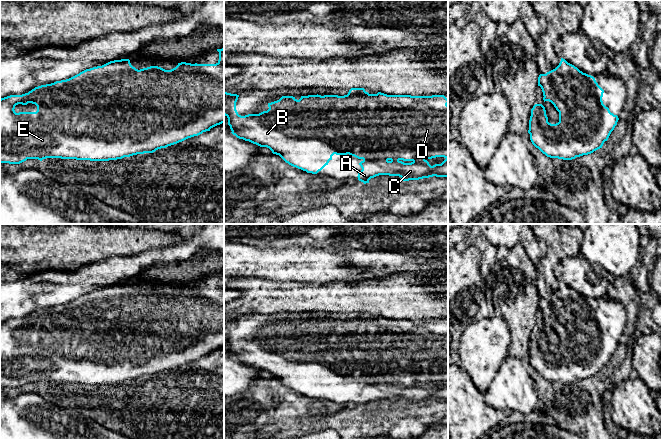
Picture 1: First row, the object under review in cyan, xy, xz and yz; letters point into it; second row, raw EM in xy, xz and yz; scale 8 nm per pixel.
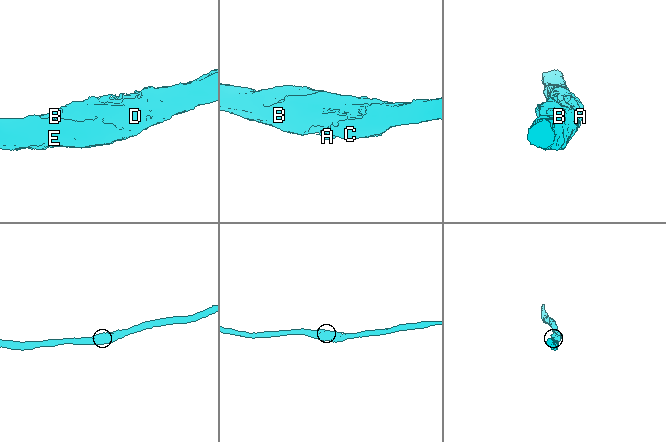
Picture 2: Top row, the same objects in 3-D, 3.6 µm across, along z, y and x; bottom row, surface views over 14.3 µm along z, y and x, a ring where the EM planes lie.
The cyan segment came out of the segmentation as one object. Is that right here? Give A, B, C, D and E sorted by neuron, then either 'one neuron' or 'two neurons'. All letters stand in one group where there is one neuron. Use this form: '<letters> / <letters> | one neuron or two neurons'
A B C D E | one neuron

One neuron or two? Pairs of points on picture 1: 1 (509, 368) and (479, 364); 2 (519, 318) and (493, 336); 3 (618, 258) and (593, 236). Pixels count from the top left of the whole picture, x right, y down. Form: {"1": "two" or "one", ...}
{"1": "two", "2": "two", "3": "one"}

